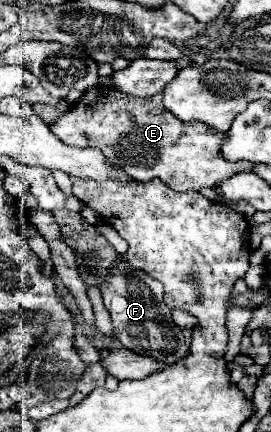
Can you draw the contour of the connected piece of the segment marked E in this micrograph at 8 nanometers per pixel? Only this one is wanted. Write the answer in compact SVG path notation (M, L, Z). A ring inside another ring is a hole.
M96 86L84 92L84 96L70 106L70 112L60 116L50 130L68 146L78 146L78 148L100 148L108 164L114 168L124 170L132 180L138 182L150 182L152 178L160 178L168 188L176 192L188 192L194 190L198 192L200 188L216 188L218 182L224 178L234 176L236 172L242 170L252 170L250 162L226 162L220 156L220 144L222 144L222 132L216 132L208 128L206 124L198 122L182 122L162 106L162 94L150 96L150 98L136 98L130 94L124 94L112 86Z

